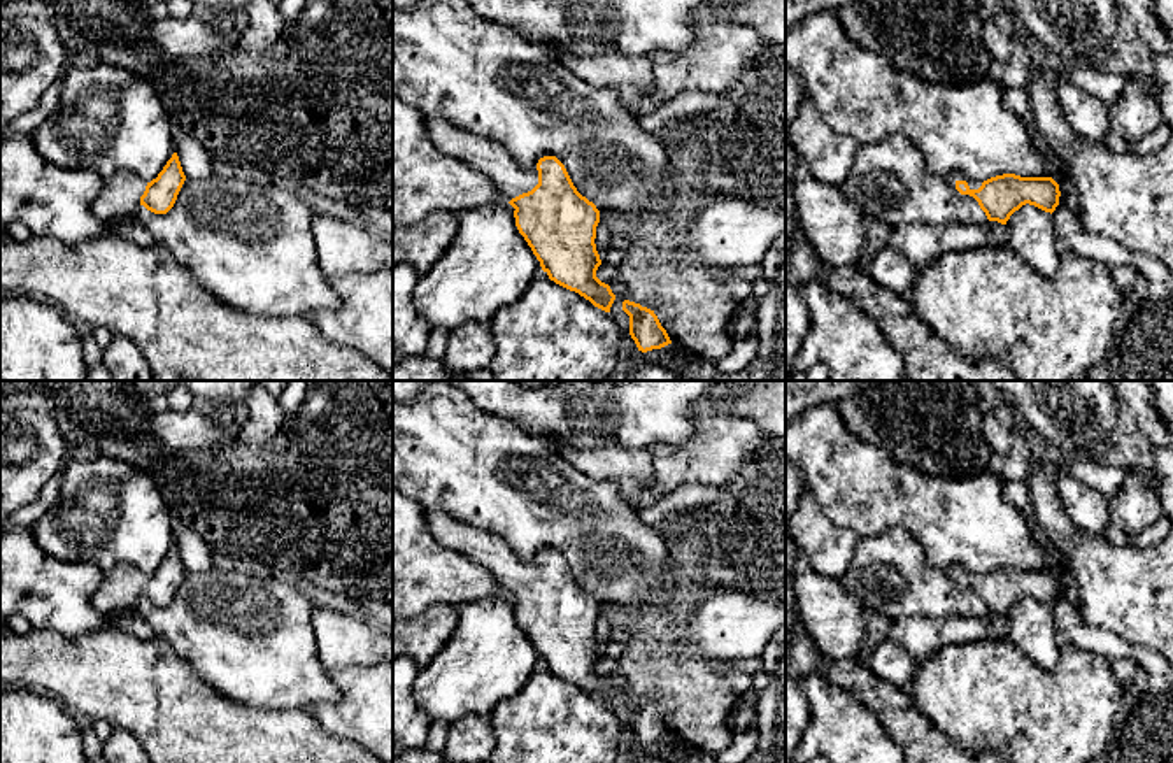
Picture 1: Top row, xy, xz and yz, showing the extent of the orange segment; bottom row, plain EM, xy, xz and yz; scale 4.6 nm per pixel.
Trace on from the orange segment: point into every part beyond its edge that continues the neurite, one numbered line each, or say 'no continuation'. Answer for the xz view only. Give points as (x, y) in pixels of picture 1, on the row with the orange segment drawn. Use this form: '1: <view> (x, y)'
1: xz (491, 158)

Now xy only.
1: xy (118, 199)

